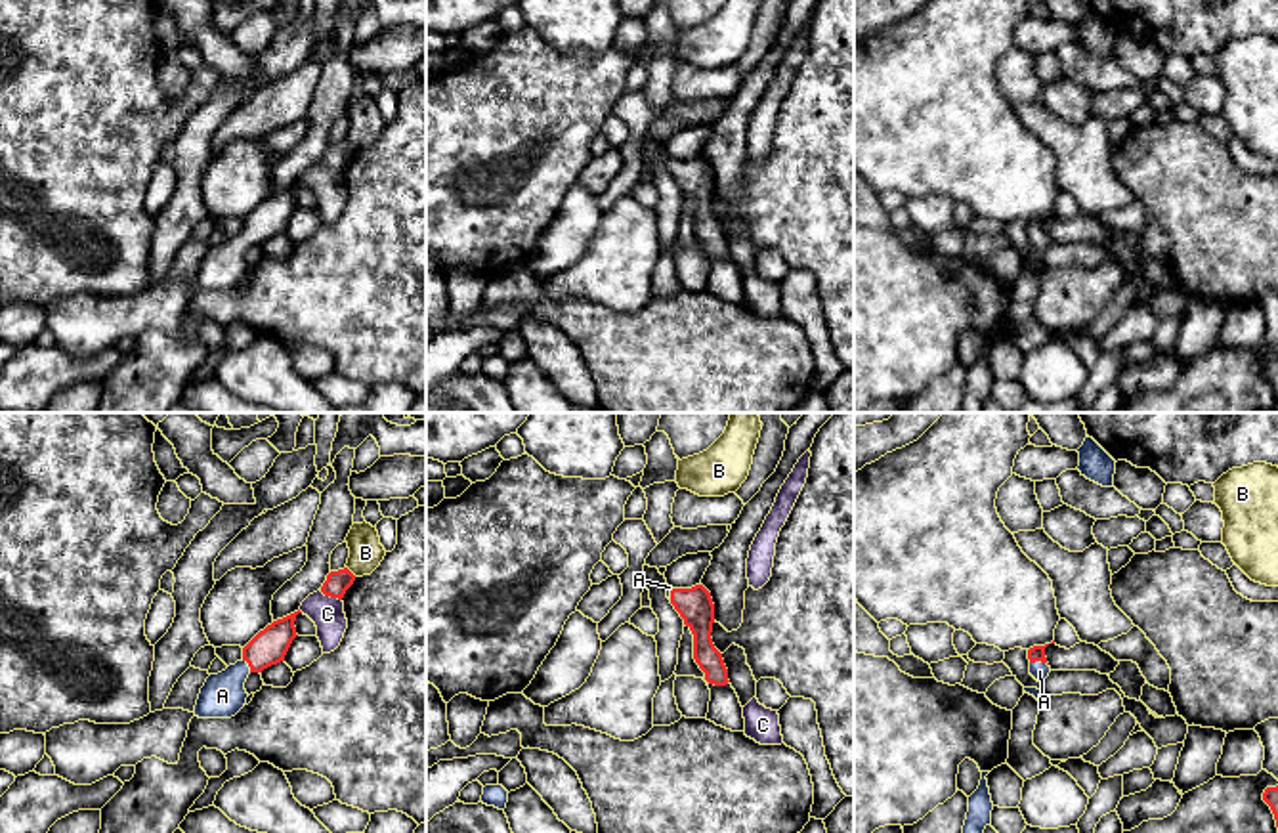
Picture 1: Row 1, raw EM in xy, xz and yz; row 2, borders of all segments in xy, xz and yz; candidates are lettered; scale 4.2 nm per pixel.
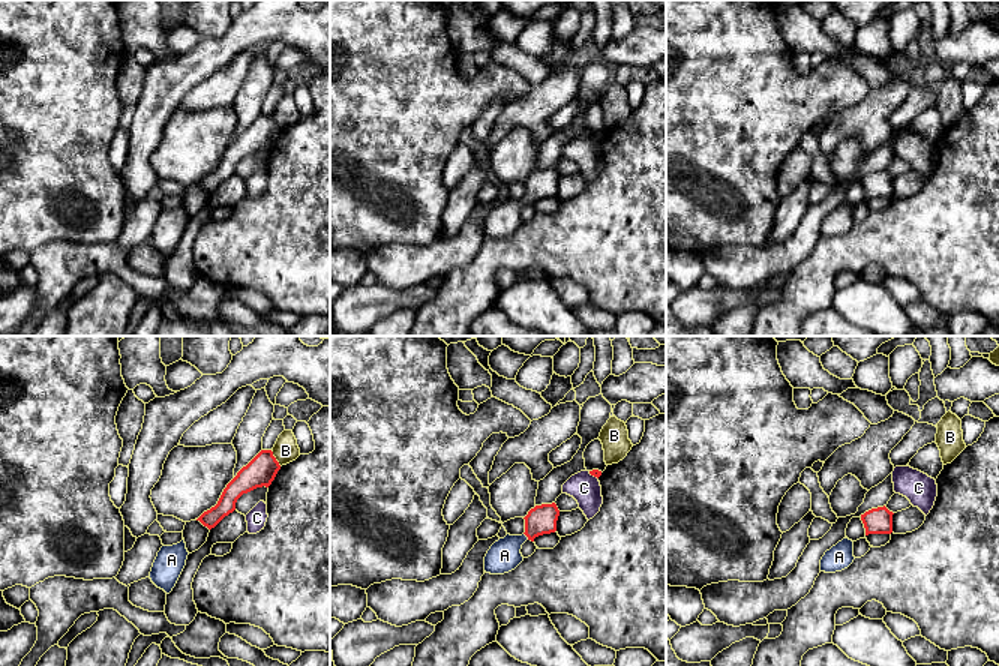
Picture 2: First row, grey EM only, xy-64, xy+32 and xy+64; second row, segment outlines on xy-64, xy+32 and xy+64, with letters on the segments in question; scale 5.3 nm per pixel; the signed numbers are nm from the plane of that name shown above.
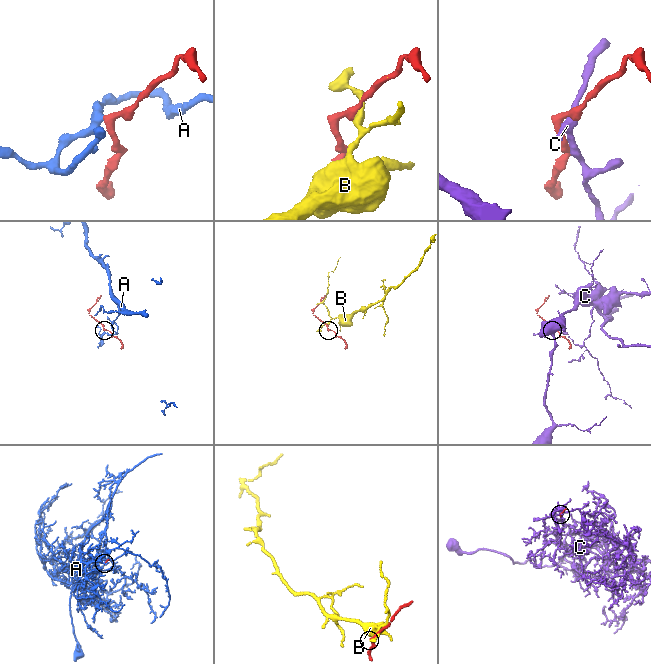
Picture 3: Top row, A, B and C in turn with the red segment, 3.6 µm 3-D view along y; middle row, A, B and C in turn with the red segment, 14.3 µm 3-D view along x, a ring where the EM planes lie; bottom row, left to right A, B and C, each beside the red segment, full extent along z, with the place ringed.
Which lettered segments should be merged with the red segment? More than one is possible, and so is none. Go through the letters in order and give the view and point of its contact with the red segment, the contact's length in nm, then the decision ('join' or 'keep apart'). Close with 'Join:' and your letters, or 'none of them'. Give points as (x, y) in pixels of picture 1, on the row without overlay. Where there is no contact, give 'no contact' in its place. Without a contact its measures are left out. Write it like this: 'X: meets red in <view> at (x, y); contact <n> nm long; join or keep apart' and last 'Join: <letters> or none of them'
A: meets red in yz at (1040, 232); contact 80 nm long; join
B: meets red in xy at (350, 144); contact 60 nm long; keep apart
C: meets red in xy at (331, 169); contact 100 nm long; keep apart
Join: A

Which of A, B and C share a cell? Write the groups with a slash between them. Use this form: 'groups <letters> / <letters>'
groups A / B / C

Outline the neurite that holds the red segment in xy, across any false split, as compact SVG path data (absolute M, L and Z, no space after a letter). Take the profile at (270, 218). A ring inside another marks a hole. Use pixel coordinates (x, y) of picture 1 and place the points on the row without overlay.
M300 182L273 193L260 203L245 220L243 231L229 237L218 246L210 246L201 260L195 288L199 290L231 290L246 275L245 254L250 245L262 245L264 241L285 233L285 227L296 206L296 187Z

